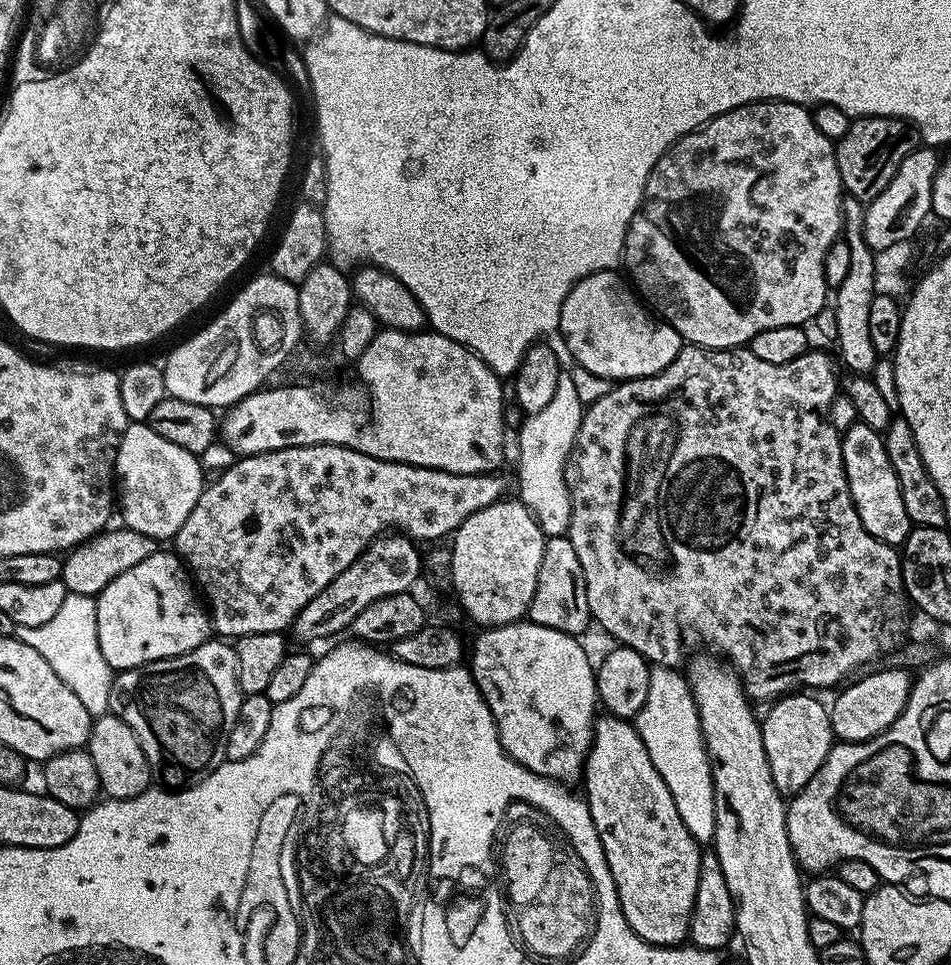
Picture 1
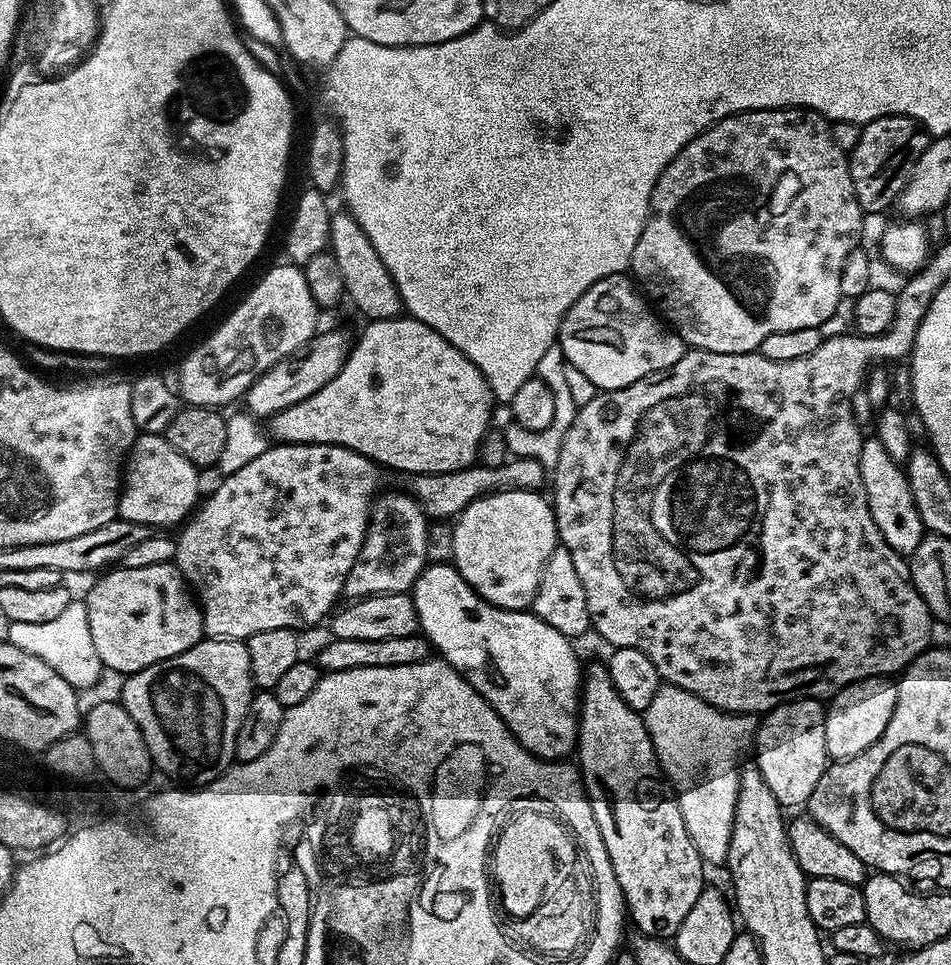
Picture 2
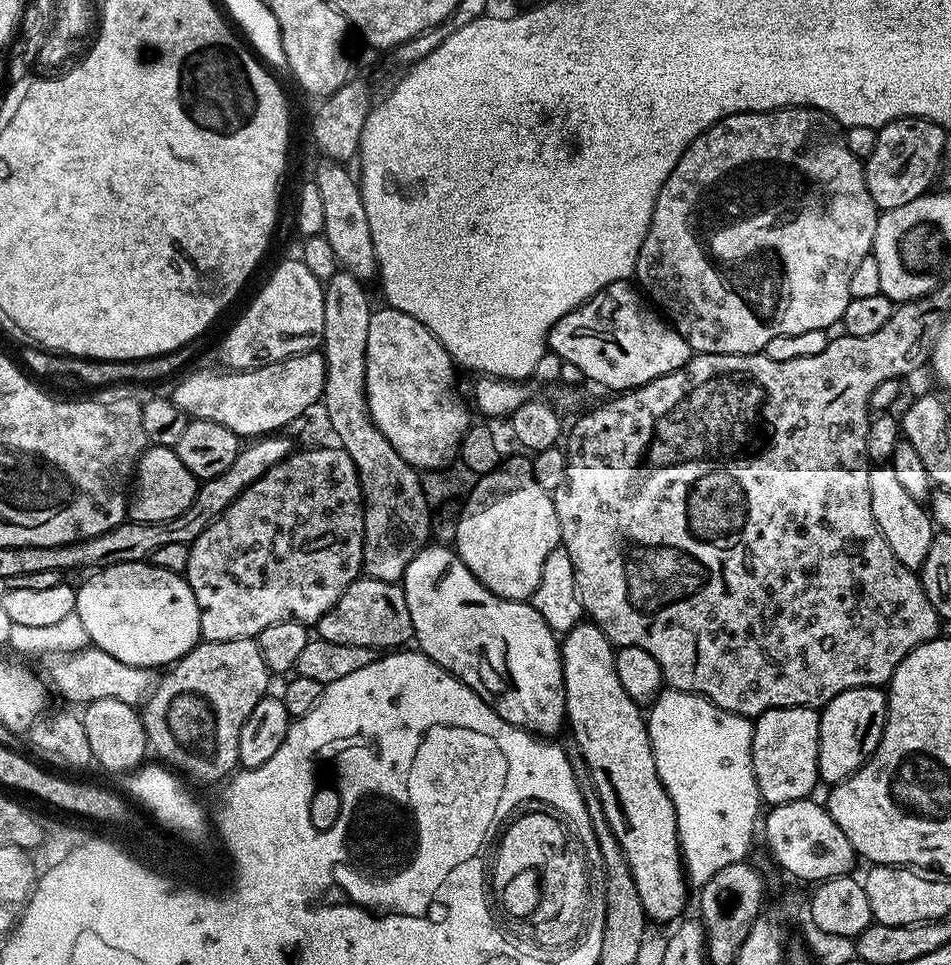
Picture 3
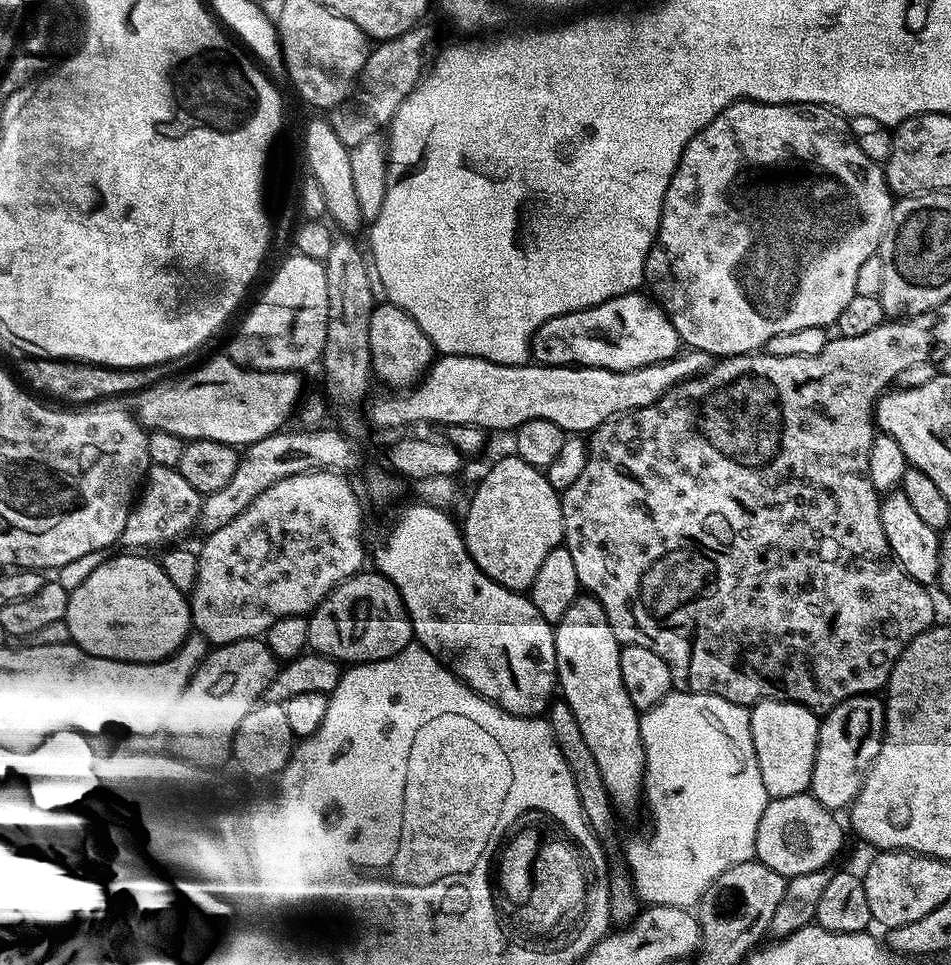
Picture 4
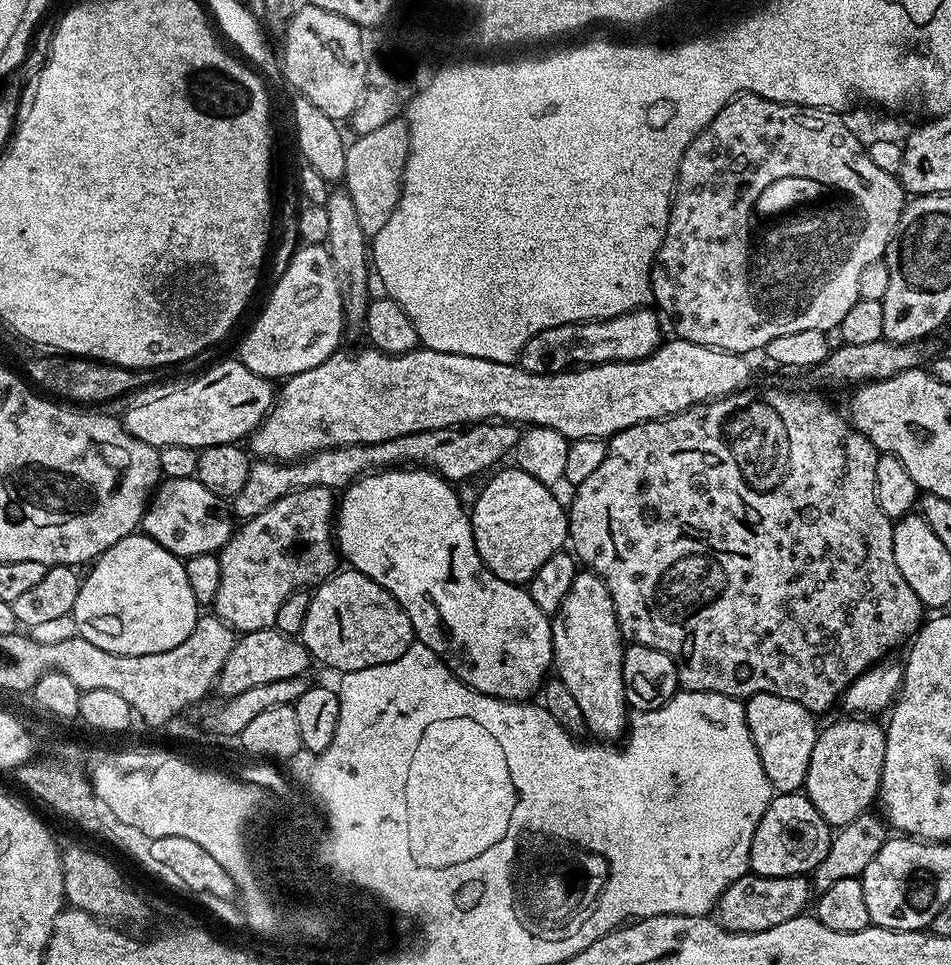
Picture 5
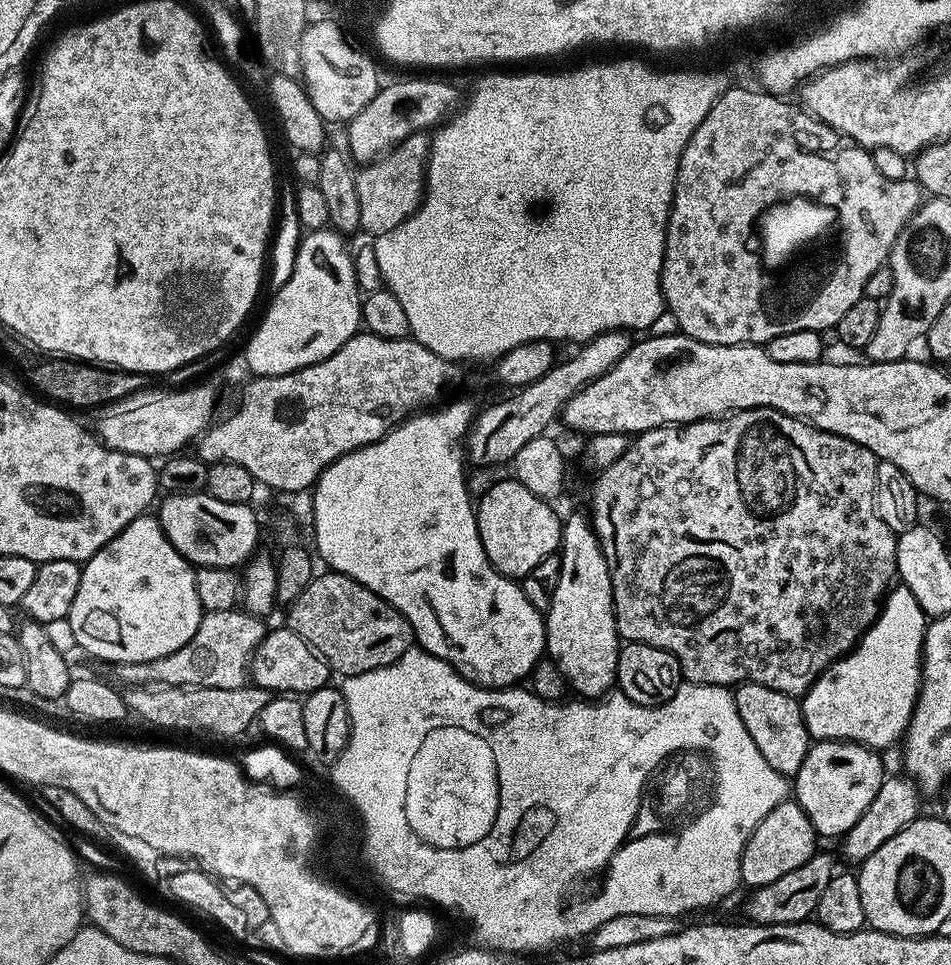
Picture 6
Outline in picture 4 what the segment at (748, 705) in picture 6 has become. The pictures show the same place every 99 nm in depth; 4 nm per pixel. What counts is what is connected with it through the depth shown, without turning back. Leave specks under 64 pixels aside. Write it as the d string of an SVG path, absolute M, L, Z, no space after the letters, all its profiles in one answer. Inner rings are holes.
M762 704L751 713L752 749L765 801L807 796L816 782L820 722L817 713L797 704Z

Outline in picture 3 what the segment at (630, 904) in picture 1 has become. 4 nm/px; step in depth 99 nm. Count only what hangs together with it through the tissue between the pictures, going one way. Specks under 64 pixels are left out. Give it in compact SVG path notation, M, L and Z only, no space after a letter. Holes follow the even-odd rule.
M581 622L568 631L560 644L560 660L564 664L566 724L569 729L572 727L575 747L579 748L584 761L588 763L598 798L602 802L602 810L606 814L606 822L610 822L610 830L614 830L626 854L634 874L634 886L638 886L638 898L642 898L642 910L652 922L679 921L685 915L684 907L688 904L689 881L682 863L677 814L656 769L645 713L641 705L636 704L630 694L626 694L626 690L622 690L622 682L616 670L614 646L604 637L604 631L597 624Z

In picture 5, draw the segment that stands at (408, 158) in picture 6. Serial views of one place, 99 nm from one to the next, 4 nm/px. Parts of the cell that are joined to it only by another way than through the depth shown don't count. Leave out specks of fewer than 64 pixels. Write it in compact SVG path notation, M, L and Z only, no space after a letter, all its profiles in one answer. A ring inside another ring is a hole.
M399 116L377 130L355 137L353 141L346 146L342 184L353 199L362 232L371 238L386 226L397 208L405 162L409 156L409 124L405 117Z

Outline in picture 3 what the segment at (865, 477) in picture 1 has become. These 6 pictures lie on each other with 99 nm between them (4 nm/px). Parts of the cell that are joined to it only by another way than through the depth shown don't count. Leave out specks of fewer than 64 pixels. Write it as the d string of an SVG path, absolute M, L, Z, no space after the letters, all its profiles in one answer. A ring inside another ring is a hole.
M891 466L869 467L870 474L870 510L874 510L874 522L878 522L878 530L882 530L882 538L894 550L894 558L902 562L902 566L919 570L926 562L926 554L930 554L930 542L934 535L934 525L929 512L921 501L910 498L910 493L894 475Z

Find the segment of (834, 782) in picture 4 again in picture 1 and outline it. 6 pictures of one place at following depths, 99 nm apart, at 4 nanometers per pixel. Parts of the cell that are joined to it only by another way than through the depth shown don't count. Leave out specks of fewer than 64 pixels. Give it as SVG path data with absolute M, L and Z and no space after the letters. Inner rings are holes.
M895 666L884 668L881 672L872 672L861 680L855 680L853 679L847 685L849 688L830 704L832 734L840 742L868 740L871 736L887 730L904 713L914 683L909 669Z

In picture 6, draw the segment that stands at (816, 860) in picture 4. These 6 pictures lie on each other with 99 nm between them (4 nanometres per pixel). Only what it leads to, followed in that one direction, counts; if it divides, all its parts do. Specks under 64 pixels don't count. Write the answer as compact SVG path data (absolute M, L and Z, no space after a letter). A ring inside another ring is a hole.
M795 799L784 800L774 806L774 810L770 810L770 814L766 814L762 822L758 822L754 834L750 834L740 859L740 879L745 885L748 884L749 889L766 886L782 878L782 874L798 870L798 866L806 863L811 856L817 855L816 843L818 837L806 810L802 810L802 806Z

